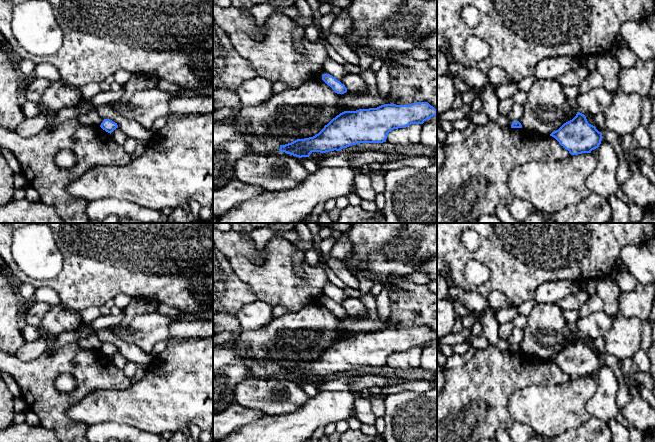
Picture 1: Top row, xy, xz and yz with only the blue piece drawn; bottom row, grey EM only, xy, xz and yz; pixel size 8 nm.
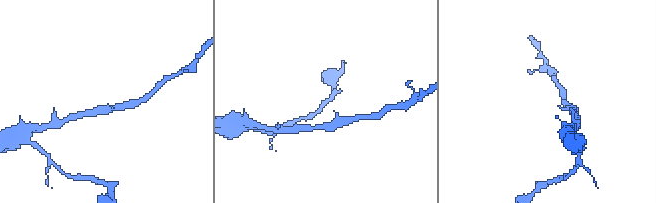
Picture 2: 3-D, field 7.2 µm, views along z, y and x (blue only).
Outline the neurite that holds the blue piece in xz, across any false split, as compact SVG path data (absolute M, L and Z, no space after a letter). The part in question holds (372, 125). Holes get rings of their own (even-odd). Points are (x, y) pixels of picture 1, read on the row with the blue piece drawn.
M428 102L391 103L377 108L344 111L315 136L280 145L279 152L302 158L309 157L312 152L340 151L360 143L383 143L392 130L423 124L436 115L437 109Z

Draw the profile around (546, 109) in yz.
M539 79L527 92L523 114L518 120L525 130L550 135L577 112L568 103L563 86L557 79Z

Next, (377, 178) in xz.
M371 172L371 183L373 190L378 193L385 191L385 175L382 172Z

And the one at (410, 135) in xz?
M411 124L406 128L394 129L388 133L386 141L394 145L420 144L422 124Z

